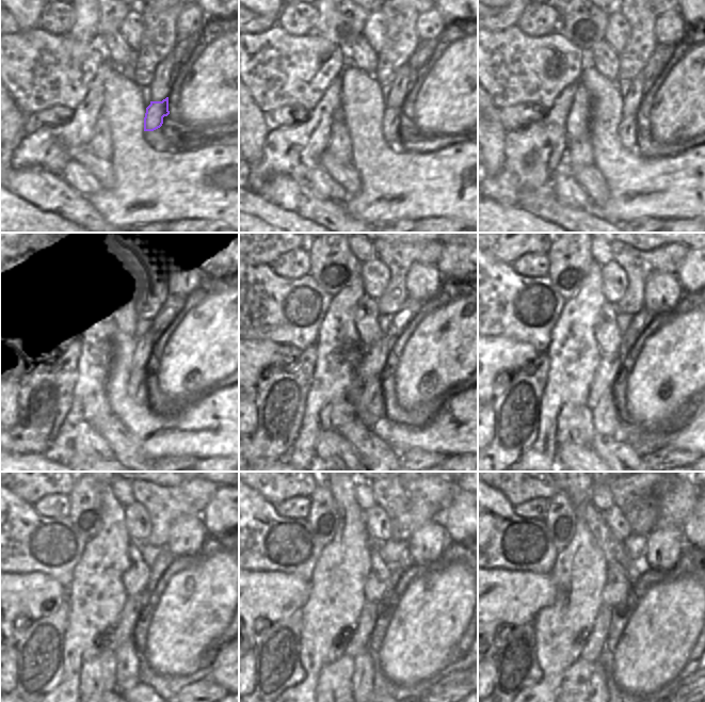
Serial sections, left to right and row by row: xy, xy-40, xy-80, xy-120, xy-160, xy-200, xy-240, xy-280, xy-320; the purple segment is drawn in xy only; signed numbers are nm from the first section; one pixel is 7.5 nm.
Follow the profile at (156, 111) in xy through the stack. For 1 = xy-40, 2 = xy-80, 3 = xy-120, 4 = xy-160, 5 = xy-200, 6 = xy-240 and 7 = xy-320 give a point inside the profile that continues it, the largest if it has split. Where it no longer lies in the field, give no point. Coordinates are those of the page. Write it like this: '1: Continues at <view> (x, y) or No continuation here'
1: Continues at xy-40 (390, 124)
2: Continues at xy-80 (627, 130)
3: Continues at xy-120 (137, 386)
4: Continues at xy-160 (370, 405)
5: Continues at xy-200 (605, 417)
6: Continues at xy-240 (128, 658)
7: Continues at xy-320 (597, 682).

